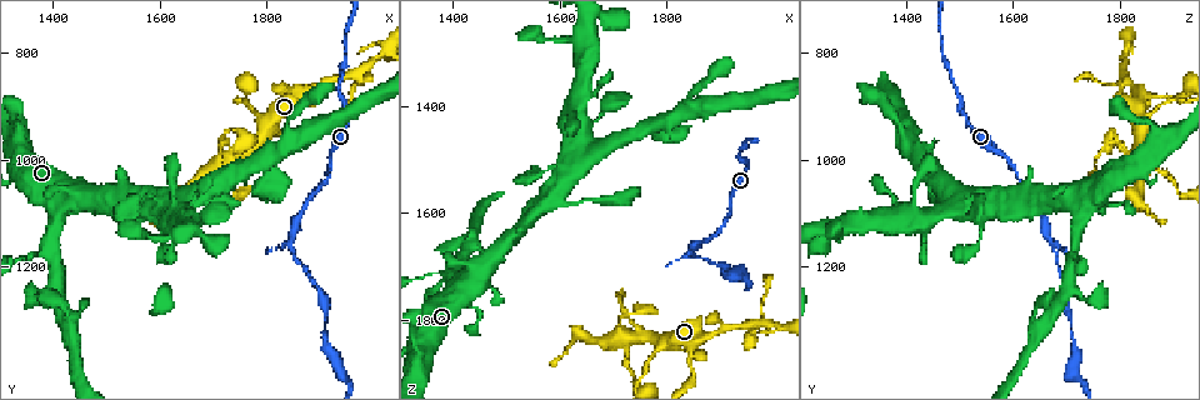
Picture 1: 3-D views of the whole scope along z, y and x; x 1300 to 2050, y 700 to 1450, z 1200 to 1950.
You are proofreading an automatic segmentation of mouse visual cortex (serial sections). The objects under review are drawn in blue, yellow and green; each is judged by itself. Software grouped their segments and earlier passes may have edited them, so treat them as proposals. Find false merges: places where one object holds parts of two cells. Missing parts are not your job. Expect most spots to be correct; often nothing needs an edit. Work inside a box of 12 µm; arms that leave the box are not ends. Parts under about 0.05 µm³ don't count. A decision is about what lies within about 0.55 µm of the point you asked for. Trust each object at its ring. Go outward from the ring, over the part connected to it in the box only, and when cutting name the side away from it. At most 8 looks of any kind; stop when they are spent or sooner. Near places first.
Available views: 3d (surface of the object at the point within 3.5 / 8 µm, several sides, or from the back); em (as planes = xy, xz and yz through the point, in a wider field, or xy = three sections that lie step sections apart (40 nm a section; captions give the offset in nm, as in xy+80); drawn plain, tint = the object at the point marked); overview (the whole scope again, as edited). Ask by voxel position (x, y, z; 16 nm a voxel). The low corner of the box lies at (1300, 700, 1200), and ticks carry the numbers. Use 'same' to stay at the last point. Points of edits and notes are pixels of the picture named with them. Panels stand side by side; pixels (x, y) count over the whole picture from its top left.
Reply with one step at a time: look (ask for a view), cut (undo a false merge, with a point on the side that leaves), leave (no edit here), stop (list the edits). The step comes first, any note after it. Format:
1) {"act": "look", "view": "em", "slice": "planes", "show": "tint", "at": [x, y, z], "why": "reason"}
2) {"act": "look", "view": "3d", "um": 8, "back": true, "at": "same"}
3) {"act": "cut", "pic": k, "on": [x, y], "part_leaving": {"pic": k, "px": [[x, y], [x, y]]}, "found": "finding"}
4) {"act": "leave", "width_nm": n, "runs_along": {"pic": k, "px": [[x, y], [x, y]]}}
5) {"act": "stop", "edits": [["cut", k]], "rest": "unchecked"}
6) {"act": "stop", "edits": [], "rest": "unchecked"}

{"act": "look", "view": "3d", "um": 3.5, "at": [1855, 1195, 1680], "why": "narrows sharply"}

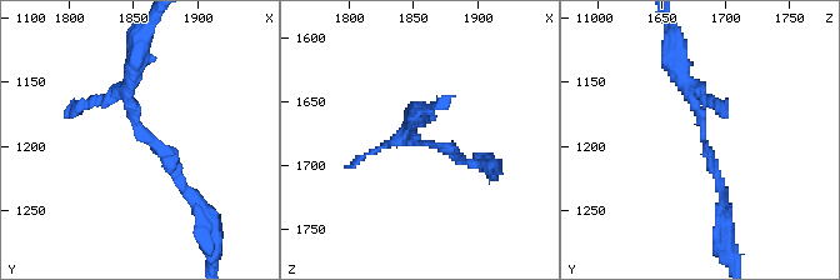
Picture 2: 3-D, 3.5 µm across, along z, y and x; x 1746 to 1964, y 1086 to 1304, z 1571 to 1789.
{"act": "look", "view": "em", "slice": "xy", "step": 2, "show": "plain", "at": [1858, 1192, 1680], "why": "shape alone is not enough"}

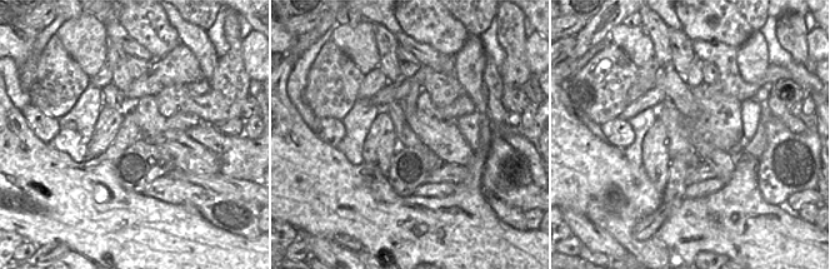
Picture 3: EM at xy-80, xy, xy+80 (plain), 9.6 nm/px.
{"act": "look", "view": "em", "slice": "xy", "step": 2, "show": "tint", "at": "same", "why": "where the object lies"}

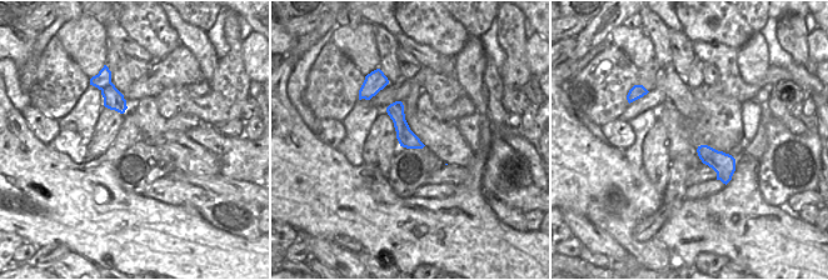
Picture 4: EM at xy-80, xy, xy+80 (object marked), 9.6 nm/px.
{"act": "leave", "arm_widths_nm": [150, 200], "found": "one cell here"}

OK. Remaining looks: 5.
{"act": "look", "view": "3d", "um": 8, "at": [1600, 1110, 1545]}

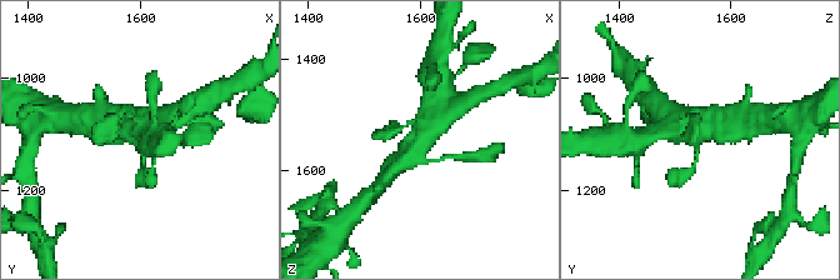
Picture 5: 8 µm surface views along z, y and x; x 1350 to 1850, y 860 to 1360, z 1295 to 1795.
{"act": "look", "view": "3d", "um": 3.5, "back": true, "at": [1605, 1110, 1545]}

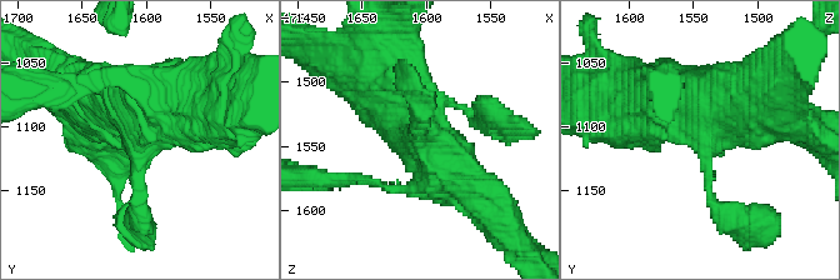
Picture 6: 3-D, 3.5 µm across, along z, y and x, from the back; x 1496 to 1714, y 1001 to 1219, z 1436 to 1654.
{"act": "look", "view": "em", "slice": "xy", "step": 5, "show": "tint", "at": [1600, 1106, 1540], "why": "need the tissue"}

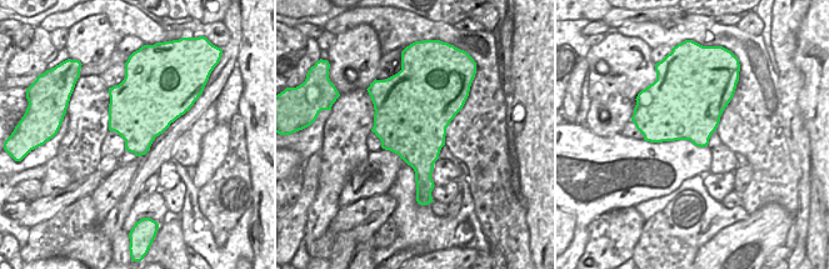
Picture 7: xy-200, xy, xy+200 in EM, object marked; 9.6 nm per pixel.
{"act": "leave", "found": "all the same cell"}

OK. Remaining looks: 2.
{"act": "look", "view": "3d", "um": 3.5, "back": true, "at": [1800, 995, 1430], "why": "thin neck"}

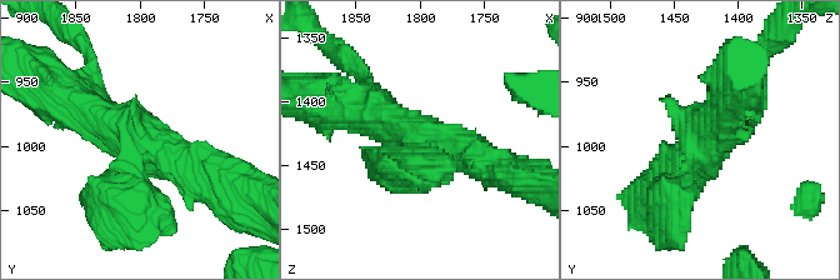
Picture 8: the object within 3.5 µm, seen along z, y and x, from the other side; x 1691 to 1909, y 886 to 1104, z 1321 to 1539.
{"act": "look", "view": "em", "slice": "xy", "step": 5, "show": "tint", "at": [1798, 1000, 1428], "arms": 4, "arm_widths_nm": [450, 450, 450, 500]}

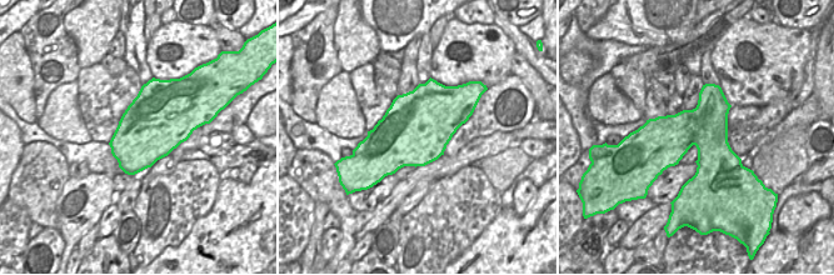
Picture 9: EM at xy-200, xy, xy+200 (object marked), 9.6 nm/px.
{"act": "leave", "found": "all the same cell"}

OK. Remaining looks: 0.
{"act": "stop", "edits": [], "rest": "unchecked"}

